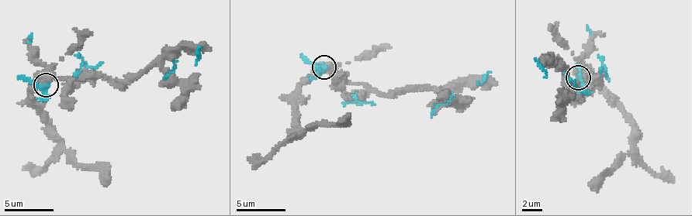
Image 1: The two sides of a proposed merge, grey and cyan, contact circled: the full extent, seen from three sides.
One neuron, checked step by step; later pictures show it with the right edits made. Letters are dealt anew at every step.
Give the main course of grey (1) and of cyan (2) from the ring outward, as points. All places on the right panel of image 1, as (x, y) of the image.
1: (577, 78), (579, 73), (586, 70), (624, 113), (632, 127), (631, 149), (591, 188)
2: (577, 78), (585, 83), (607, 78), (600, 68), (581, 91), (565, 73), (546, 77), (534, 58)

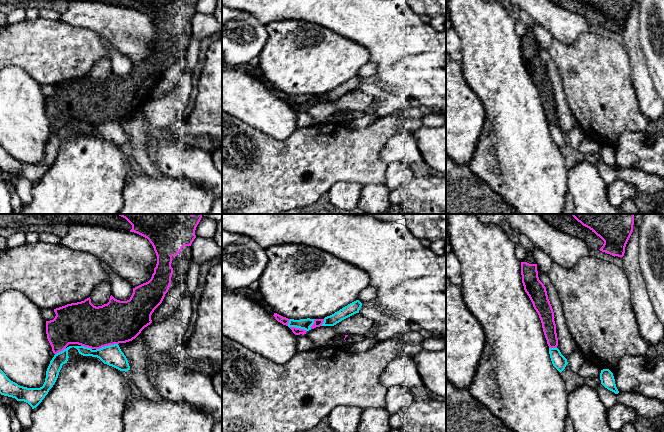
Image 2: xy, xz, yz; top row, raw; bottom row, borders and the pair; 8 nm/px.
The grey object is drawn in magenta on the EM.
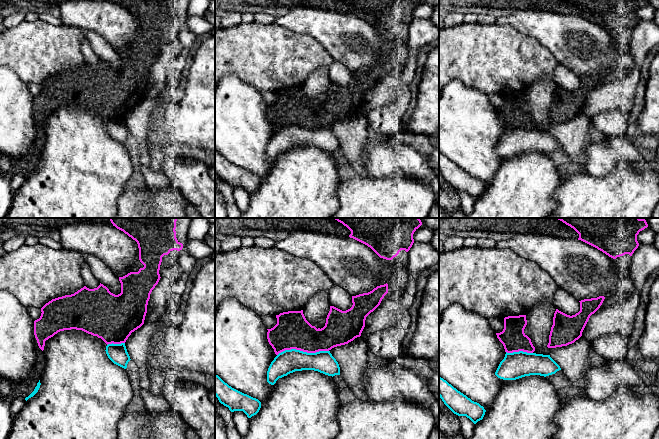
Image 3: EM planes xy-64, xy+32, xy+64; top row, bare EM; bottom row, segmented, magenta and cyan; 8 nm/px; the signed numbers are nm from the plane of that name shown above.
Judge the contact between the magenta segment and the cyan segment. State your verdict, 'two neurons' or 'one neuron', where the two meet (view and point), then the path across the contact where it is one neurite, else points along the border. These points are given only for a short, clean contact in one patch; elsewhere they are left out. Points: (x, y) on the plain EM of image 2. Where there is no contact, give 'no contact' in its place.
one neuron; contact xy (106, 121)

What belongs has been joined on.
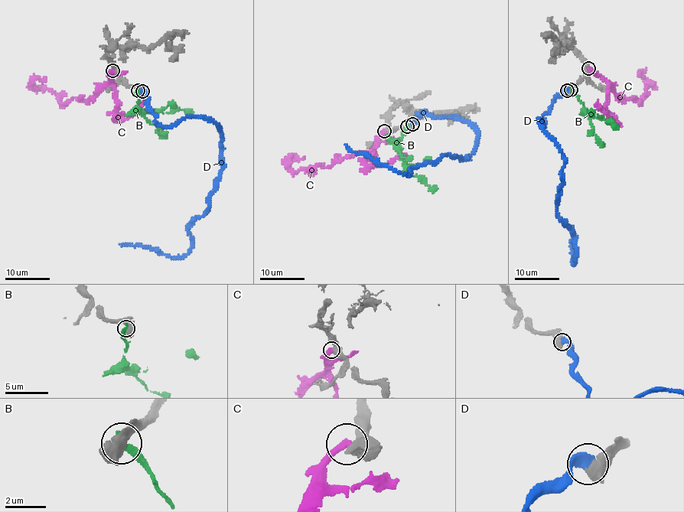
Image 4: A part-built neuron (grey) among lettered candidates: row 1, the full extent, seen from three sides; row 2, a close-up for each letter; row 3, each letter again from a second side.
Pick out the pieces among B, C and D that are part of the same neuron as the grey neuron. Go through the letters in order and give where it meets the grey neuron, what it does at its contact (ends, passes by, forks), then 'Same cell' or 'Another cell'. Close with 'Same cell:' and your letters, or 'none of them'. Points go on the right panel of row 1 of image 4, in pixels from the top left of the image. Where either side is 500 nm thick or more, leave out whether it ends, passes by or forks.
B: Touches grey at (571, 89). Another cell
C: Touches grey at (588, 68). It ends there. Another cell
D: Touches grey at (567, 90). It ends there. Same cell
Same cell: D

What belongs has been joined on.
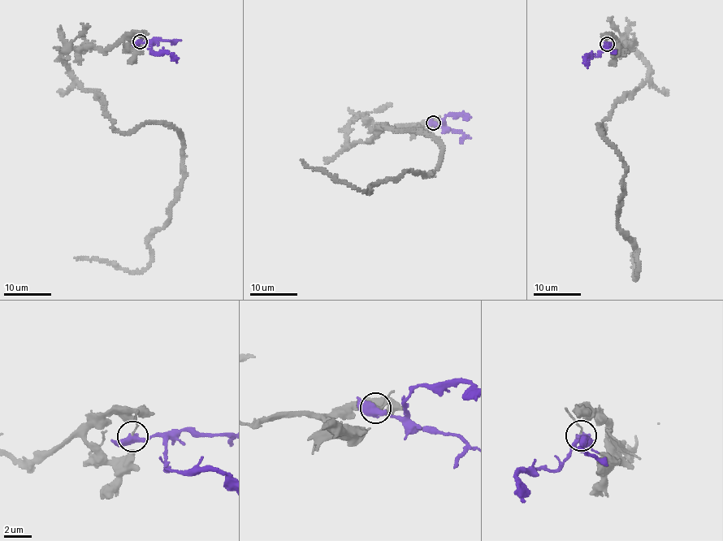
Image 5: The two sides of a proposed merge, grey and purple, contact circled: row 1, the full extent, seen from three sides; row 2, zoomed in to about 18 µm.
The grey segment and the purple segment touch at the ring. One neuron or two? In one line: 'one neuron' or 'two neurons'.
two neurons

